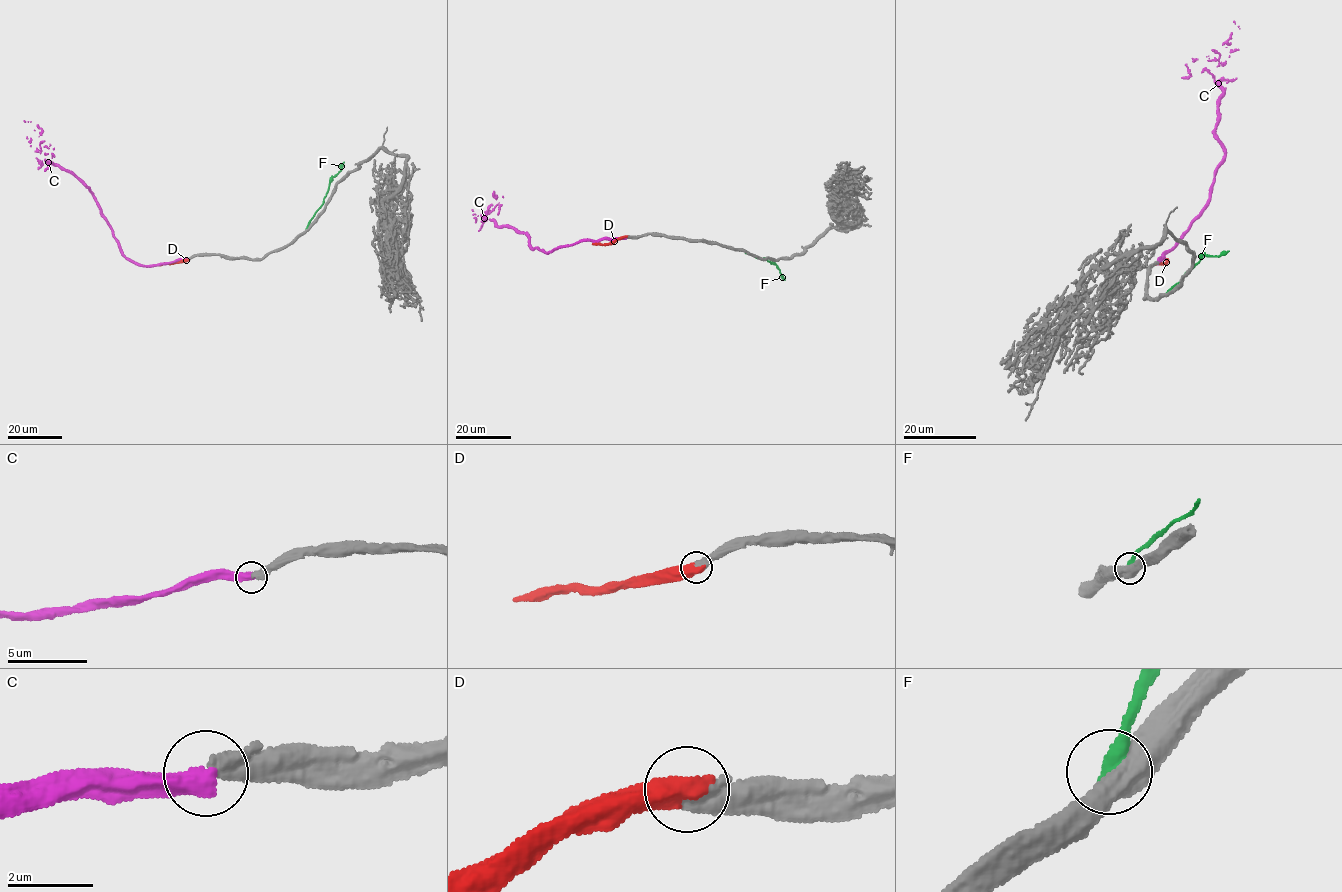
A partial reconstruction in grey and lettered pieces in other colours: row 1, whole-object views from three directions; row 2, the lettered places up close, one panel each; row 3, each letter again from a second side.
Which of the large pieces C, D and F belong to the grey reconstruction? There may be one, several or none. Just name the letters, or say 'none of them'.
D

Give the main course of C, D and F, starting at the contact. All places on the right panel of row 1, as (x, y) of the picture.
C: (1156, 263), (1207, 203), (1224, 155), (1215, 131), (1219, 60), (1186, 64), (1190, 76), (1182, 78)
D: (1155, 263), (1164, 263), (1167, 258)
F: (1166, 293), (1200, 257), (1229, 251)

